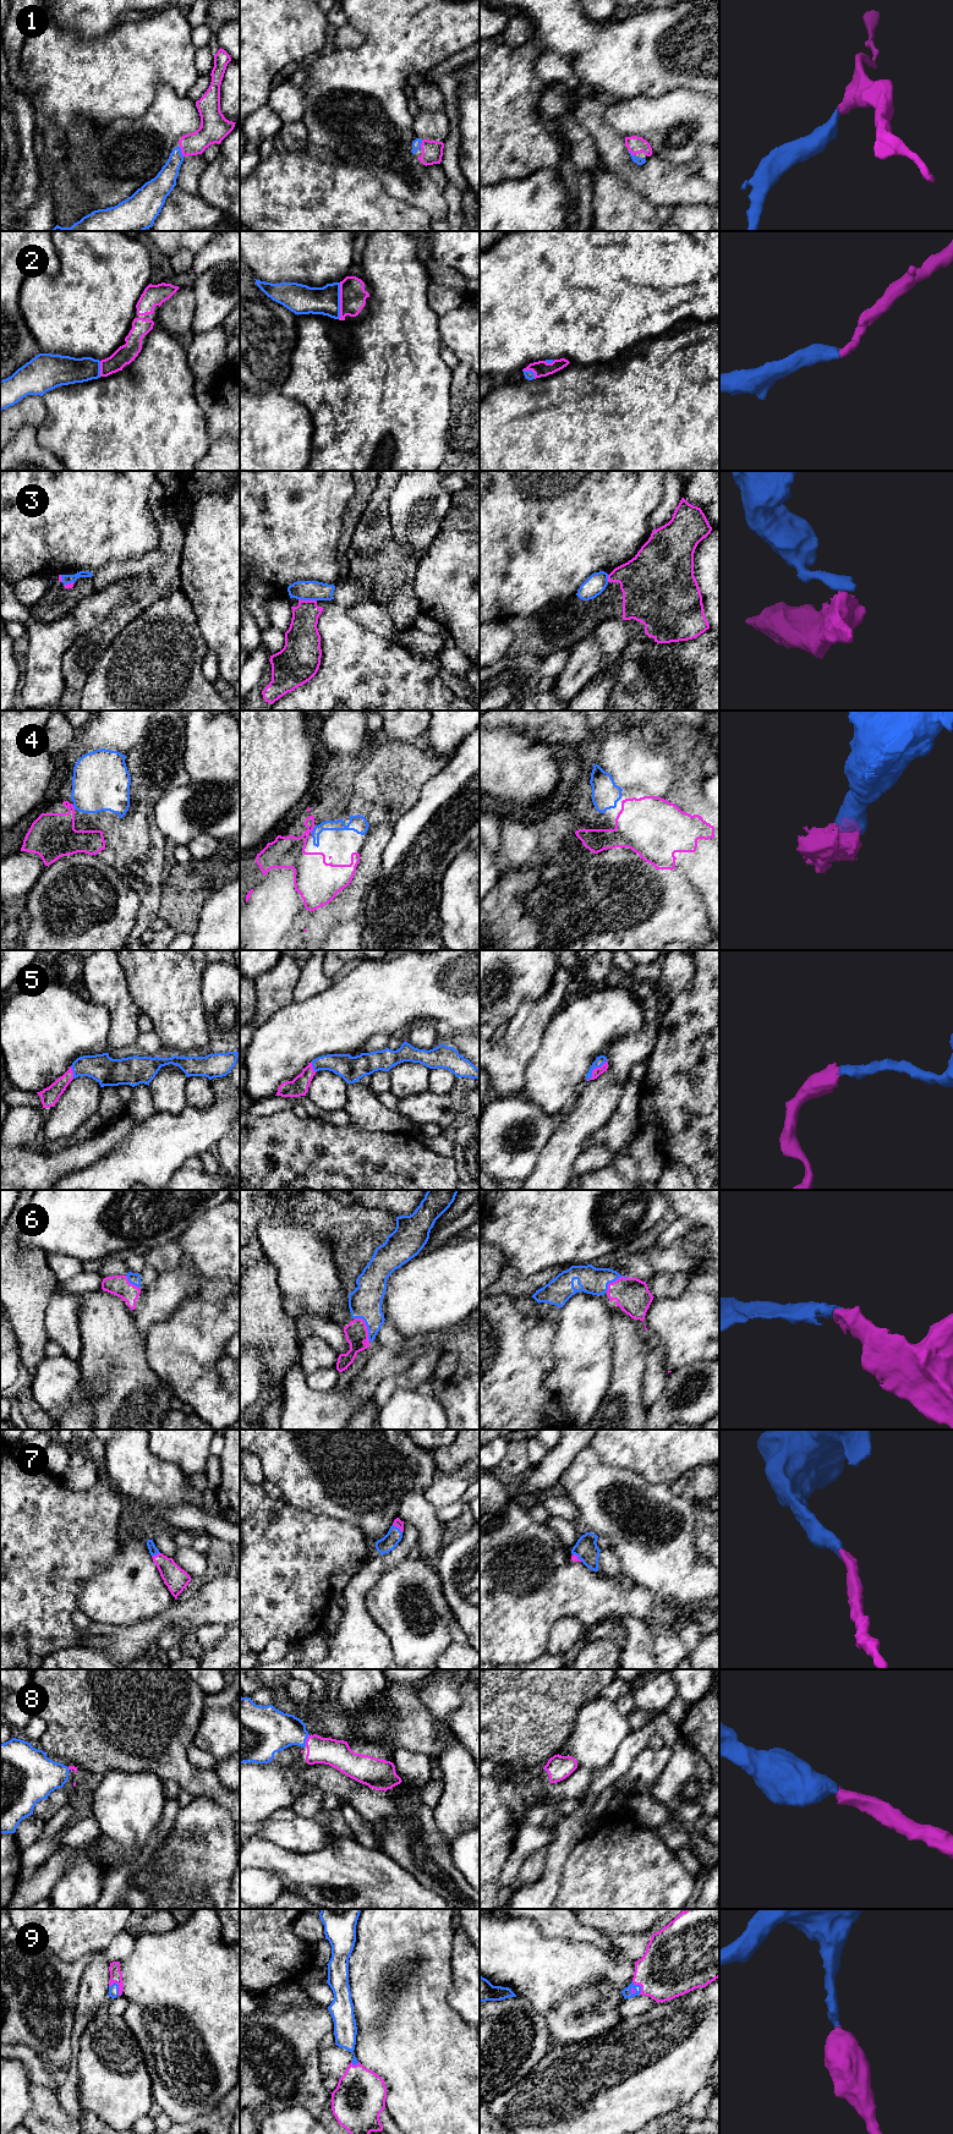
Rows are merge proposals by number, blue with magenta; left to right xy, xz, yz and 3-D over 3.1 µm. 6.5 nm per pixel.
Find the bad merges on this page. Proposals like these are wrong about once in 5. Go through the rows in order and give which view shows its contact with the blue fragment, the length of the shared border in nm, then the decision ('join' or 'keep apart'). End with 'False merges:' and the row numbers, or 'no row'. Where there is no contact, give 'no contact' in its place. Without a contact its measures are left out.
1: xy | 70 nm | join
2: xz | 240 nm | join
3: xz | 120 nm | keep apart
4: xz | 50 nm | join
5: yz | 190 nm | join
6: xz | 190 nm | join
7: xz | 90 nm | join
8: xz | 80 nm | join
9: xy | 100 nm | join
False merges: 3

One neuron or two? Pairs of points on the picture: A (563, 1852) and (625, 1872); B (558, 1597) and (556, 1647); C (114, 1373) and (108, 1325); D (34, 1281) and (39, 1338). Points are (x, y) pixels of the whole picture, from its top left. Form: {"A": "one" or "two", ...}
{"A": "two", "B": "two", "C": "one", "D": "one"}

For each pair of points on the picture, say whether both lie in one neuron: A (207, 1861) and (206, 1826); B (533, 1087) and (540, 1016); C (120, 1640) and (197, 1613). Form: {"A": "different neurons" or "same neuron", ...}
{"A": "same neuron", "B": "different neurons", "C": "same neuron"}

